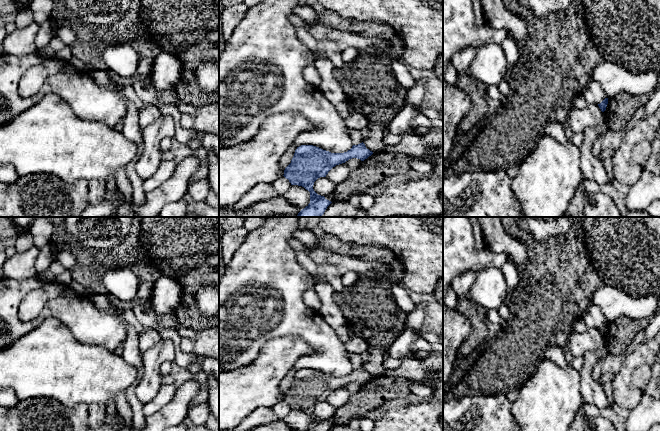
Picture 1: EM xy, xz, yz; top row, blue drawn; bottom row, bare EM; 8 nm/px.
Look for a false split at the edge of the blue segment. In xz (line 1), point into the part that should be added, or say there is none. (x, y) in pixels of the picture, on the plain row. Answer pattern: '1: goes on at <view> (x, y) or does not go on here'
1: does not go on here

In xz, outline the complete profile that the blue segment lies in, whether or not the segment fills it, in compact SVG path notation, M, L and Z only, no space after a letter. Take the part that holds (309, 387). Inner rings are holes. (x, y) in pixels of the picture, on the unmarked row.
M363 366L353 369L344 377L331 377L313 369L301 369L295 374L283 400L291 409L302 410L310 416L310 427L306 431L328 431L332 426L314 415L314 406L320 401L326 401L336 389L352 382L364 385L372 378Z

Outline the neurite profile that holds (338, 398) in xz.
M342 387L342 388L339 388L339 389L336 389L335 391L333 391L328 396L326 401L330 405L332 405L334 408L337 409L337 408L344 406L347 403L350 395L351 394L349 393L349 391L345 387Z

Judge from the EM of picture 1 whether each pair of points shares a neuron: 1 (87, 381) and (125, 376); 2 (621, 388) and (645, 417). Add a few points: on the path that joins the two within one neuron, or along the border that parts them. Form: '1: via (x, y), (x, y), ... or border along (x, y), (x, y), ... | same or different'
1: via (96, 376), (116, 376) | same
2: border along (642, 391), (639, 402), (630, 411) | different

